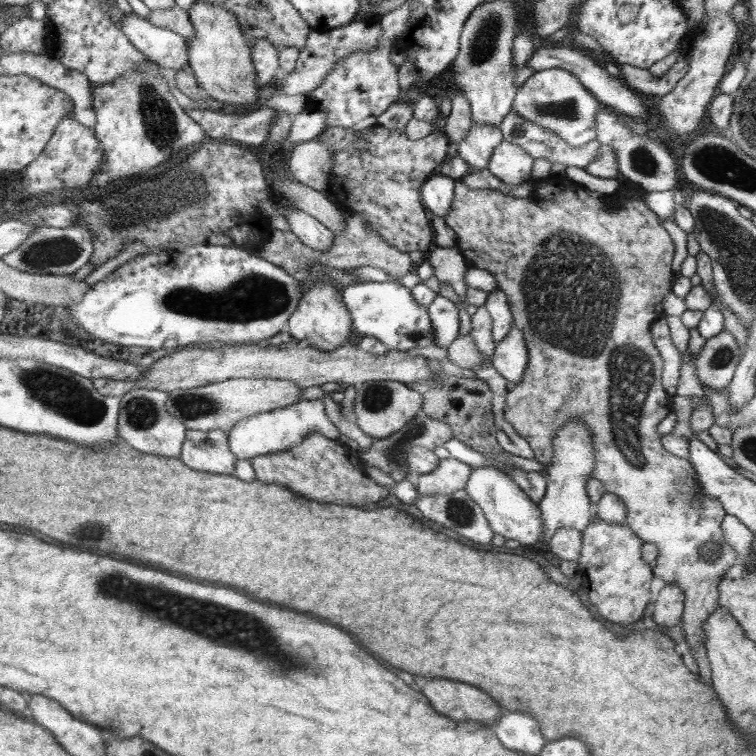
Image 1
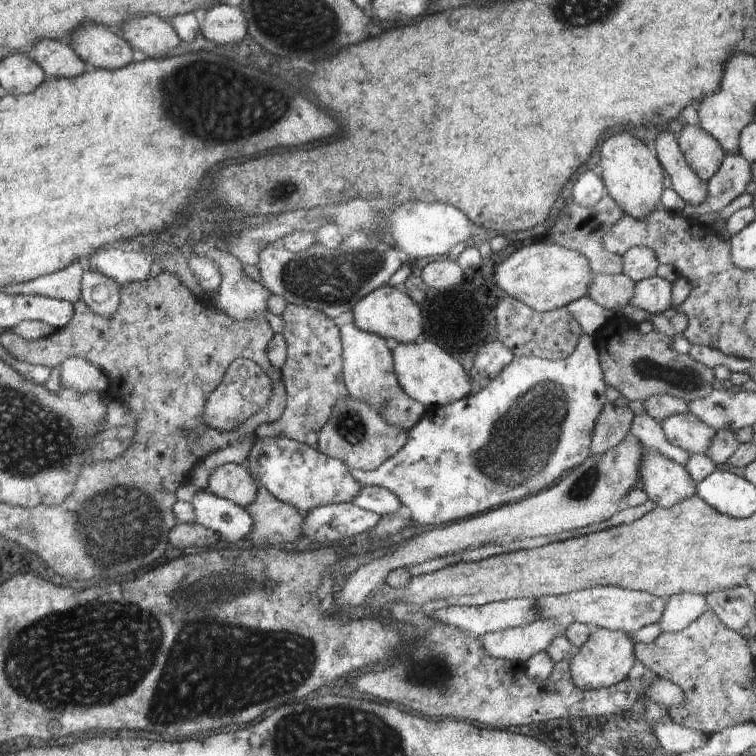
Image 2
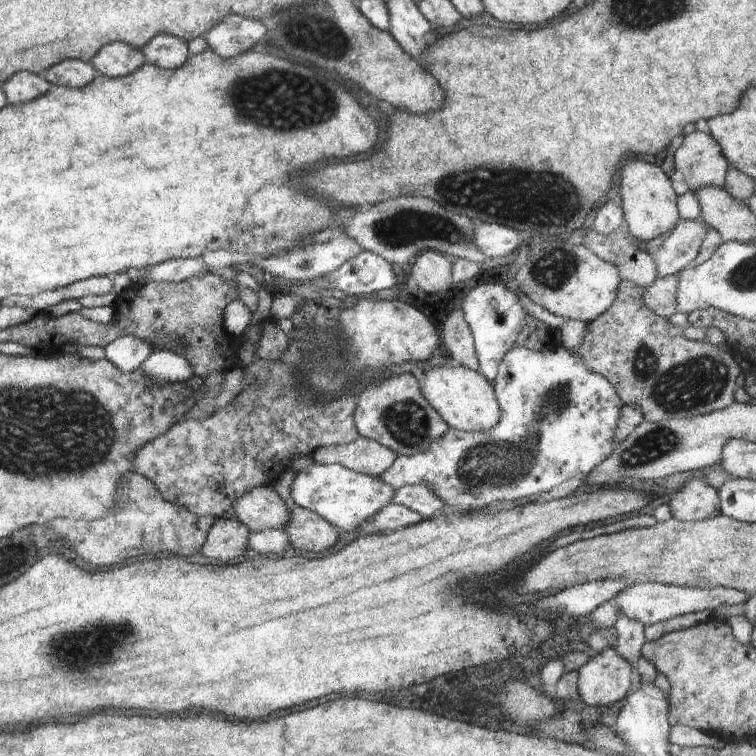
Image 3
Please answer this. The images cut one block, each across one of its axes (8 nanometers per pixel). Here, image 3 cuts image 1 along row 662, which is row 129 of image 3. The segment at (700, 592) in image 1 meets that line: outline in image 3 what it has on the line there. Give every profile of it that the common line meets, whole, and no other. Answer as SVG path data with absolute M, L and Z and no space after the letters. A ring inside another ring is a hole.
M692 128L684 133L674 160L675 170L682 172L693 192L704 187L722 187L730 166L716 139Z

